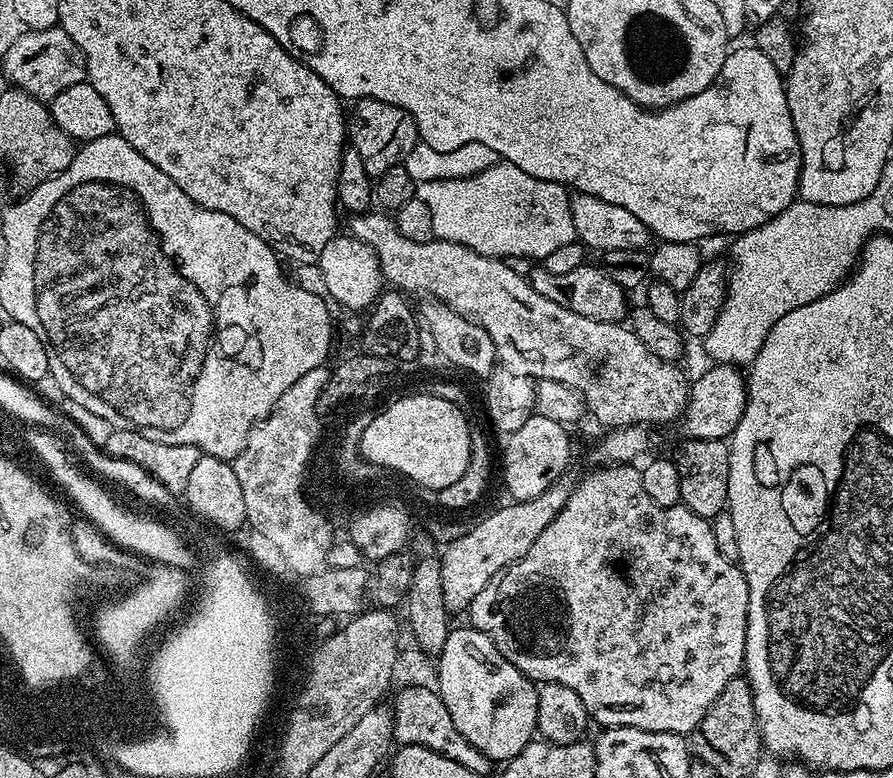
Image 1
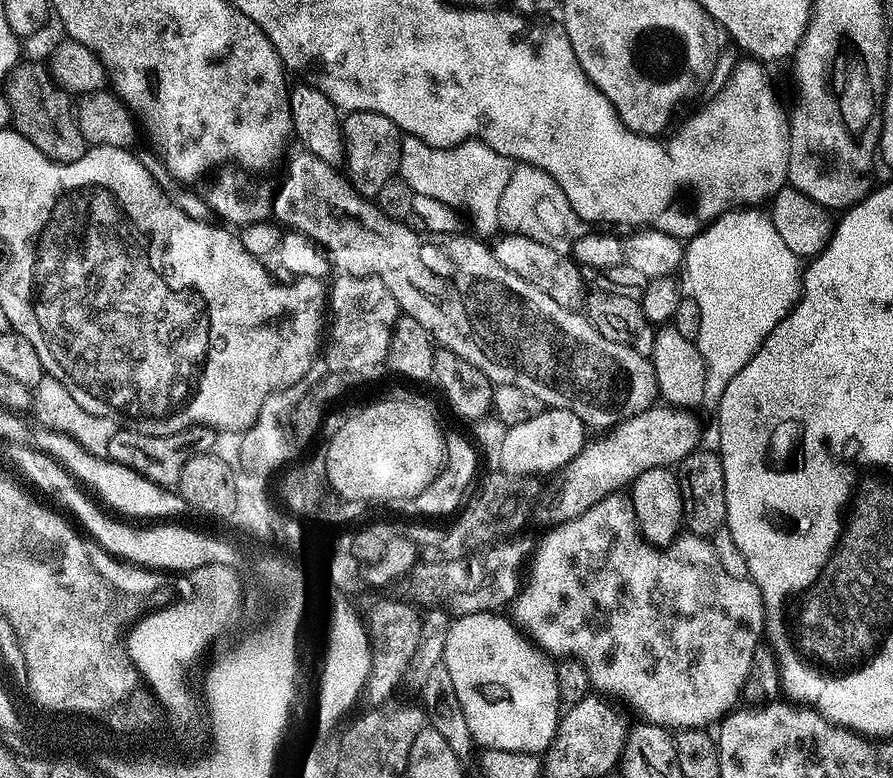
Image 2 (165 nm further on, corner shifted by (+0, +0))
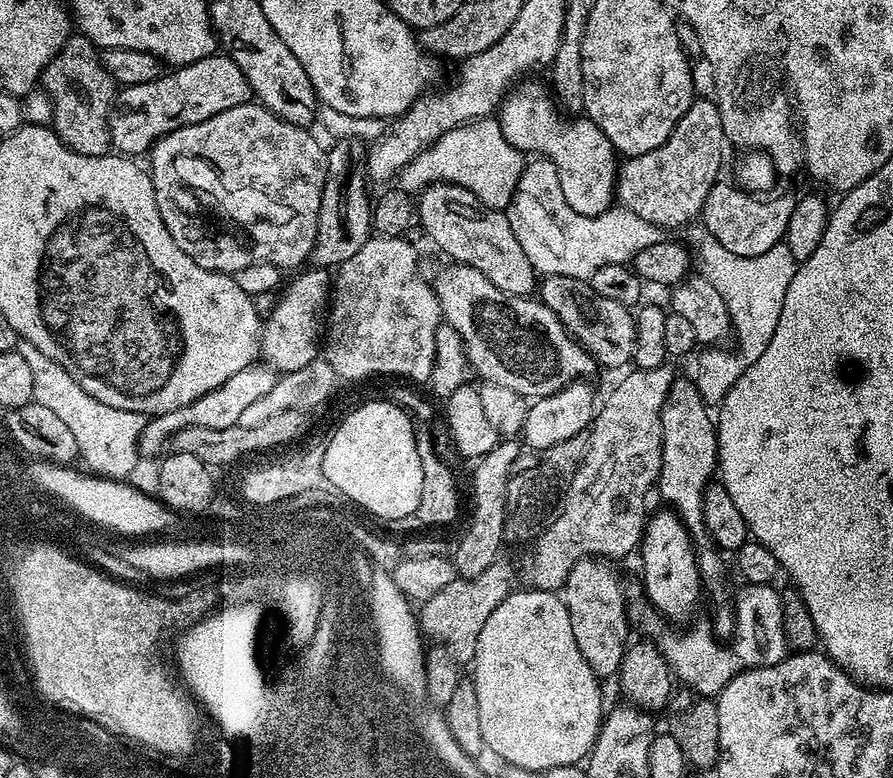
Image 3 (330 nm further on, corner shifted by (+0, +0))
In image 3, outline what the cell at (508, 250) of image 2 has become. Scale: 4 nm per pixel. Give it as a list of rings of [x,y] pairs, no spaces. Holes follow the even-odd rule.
[[[432,184],[418,196],[418,222],[426,228],[429,241],[437,244],[451,261],[470,264],[500,290],[515,296],[532,296],[538,288],[536,267],[526,258],[508,216],[485,208],[474,193],[457,184]]]

